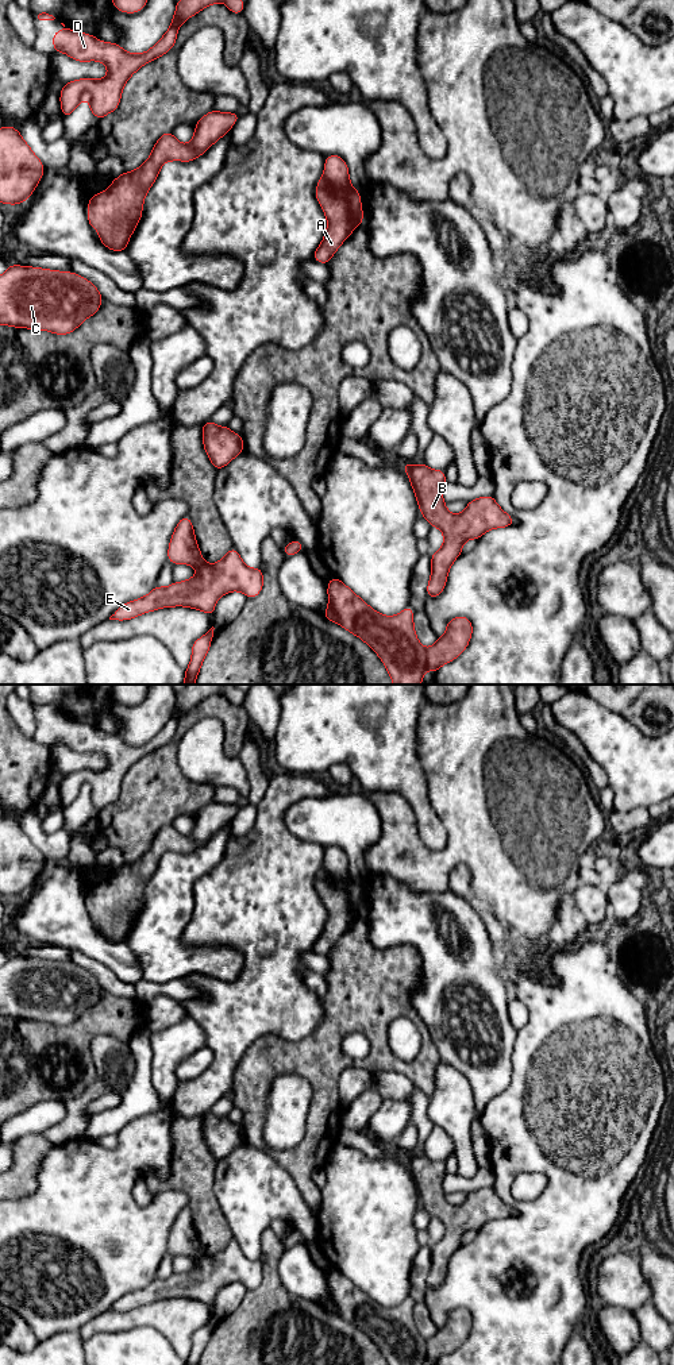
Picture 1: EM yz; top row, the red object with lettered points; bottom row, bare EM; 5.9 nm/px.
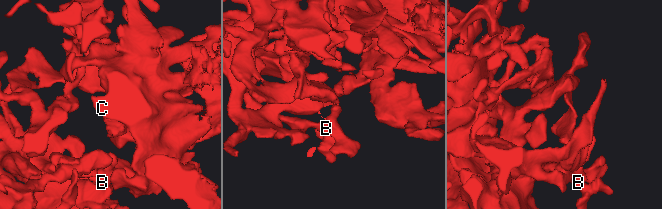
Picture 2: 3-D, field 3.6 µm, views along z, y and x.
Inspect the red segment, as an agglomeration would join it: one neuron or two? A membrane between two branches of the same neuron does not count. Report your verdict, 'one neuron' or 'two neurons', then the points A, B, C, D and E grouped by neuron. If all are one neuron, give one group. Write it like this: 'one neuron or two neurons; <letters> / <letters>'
two neurons; A B / C D E

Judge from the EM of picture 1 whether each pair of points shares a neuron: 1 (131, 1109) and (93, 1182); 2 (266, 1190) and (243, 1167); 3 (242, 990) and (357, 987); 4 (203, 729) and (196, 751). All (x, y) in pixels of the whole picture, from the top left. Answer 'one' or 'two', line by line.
1: two
2: one
3: two
4: one

